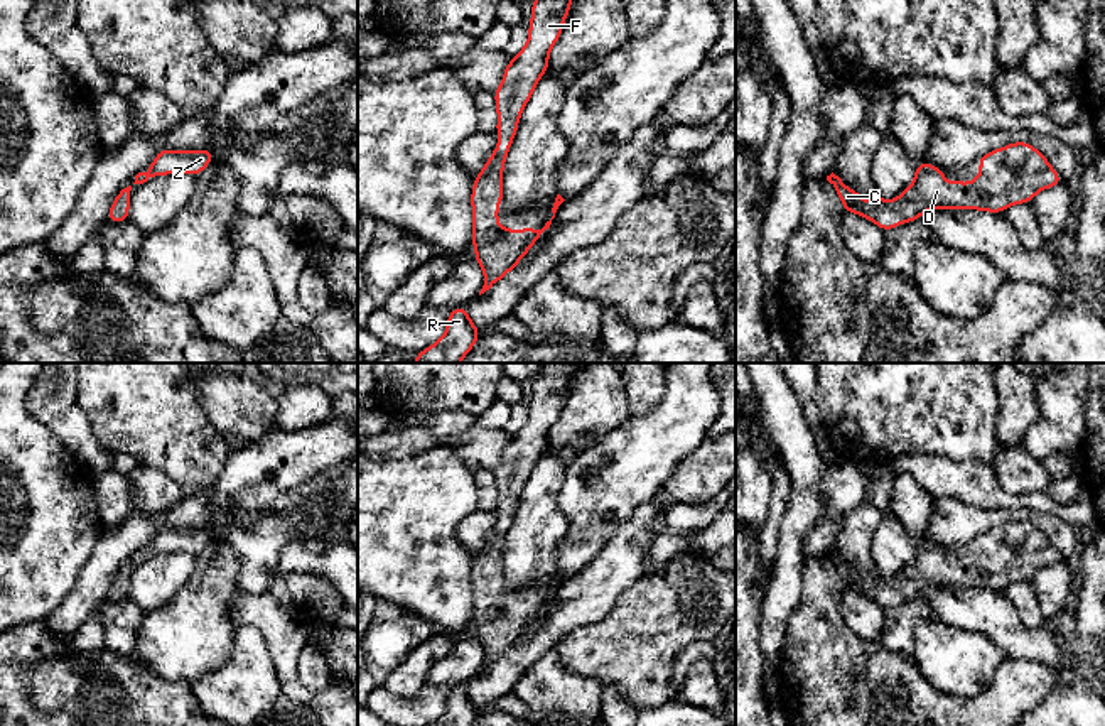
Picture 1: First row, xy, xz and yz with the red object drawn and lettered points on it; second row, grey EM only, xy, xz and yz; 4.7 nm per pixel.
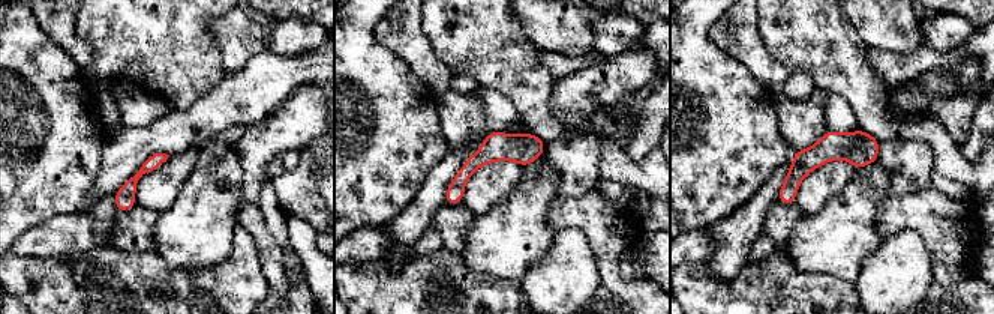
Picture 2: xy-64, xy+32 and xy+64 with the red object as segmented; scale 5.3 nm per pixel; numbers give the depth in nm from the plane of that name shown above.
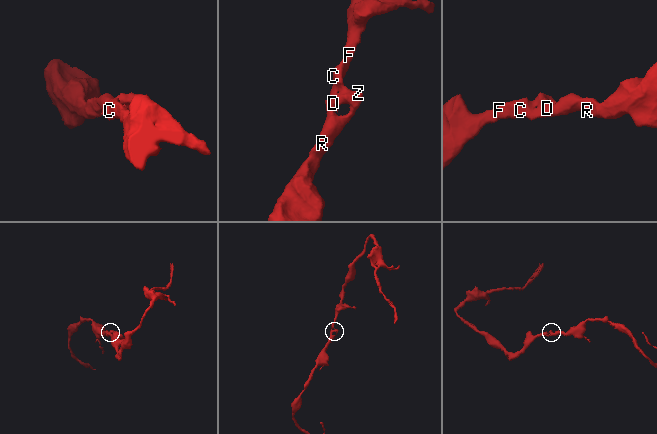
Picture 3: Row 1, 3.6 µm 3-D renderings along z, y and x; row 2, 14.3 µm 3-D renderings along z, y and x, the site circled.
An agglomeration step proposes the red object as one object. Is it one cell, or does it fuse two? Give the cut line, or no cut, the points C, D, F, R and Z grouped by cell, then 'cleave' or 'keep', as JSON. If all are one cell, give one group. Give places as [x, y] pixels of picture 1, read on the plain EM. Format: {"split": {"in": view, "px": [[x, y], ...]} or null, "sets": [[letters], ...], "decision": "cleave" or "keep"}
{"split": null, "sets": [["C", "D", "F", "R", "Z"]], "decision": "keep"}

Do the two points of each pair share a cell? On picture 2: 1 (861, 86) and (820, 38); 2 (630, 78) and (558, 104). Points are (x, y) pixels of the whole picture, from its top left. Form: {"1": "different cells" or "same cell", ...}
{"1": "same cell", "2": "same cell"}

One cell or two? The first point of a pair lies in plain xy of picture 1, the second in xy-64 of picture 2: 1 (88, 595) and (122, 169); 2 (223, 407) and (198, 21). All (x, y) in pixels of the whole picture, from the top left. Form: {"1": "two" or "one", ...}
{"1": "one", "2": "two"}

